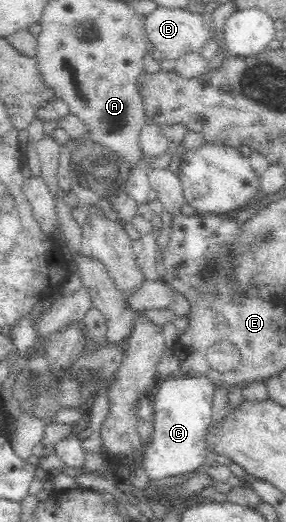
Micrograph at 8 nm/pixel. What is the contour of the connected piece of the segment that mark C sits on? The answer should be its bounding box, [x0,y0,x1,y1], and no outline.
[142,370,214,479]

